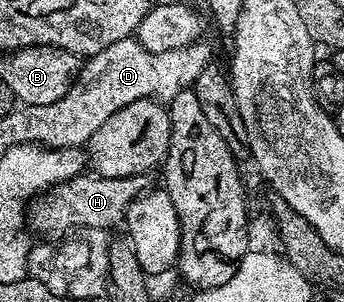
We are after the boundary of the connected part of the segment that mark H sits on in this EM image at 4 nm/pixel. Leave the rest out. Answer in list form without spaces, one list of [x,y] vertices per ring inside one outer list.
[[[81,173],[75,175],[73,179],[67,179],[66,181],[62,181],[58,185],[54,185],[53,187],[48,188],[48,190],[46,191],[40,192],[40,194],[37,195],[36,198],[28,204],[26,208],[27,226],[31,228],[31,230],[35,232],[37,236],[39,236],[38,234],[40,234],[40,237],[56,237],[52,235],[64,235],[68,230],[71,229],[71,227],[84,227],[80,229],[104,229],[100,227],[112,227],[116,222],[119,221],[119,219],[121,222],[121,220],[123,220],[125,216],[127,216],[128,207],[133,203],[133,201],[136,200],[139,195],[143,195],[145,191],[149,190],[150,183],[148,183],[148,181],[150,181],[148,175],[131,175],[130,177],[114,177],[113,179],[111,179],[110,177],[102,177],[101,175],[94,175],[91,173]]]

